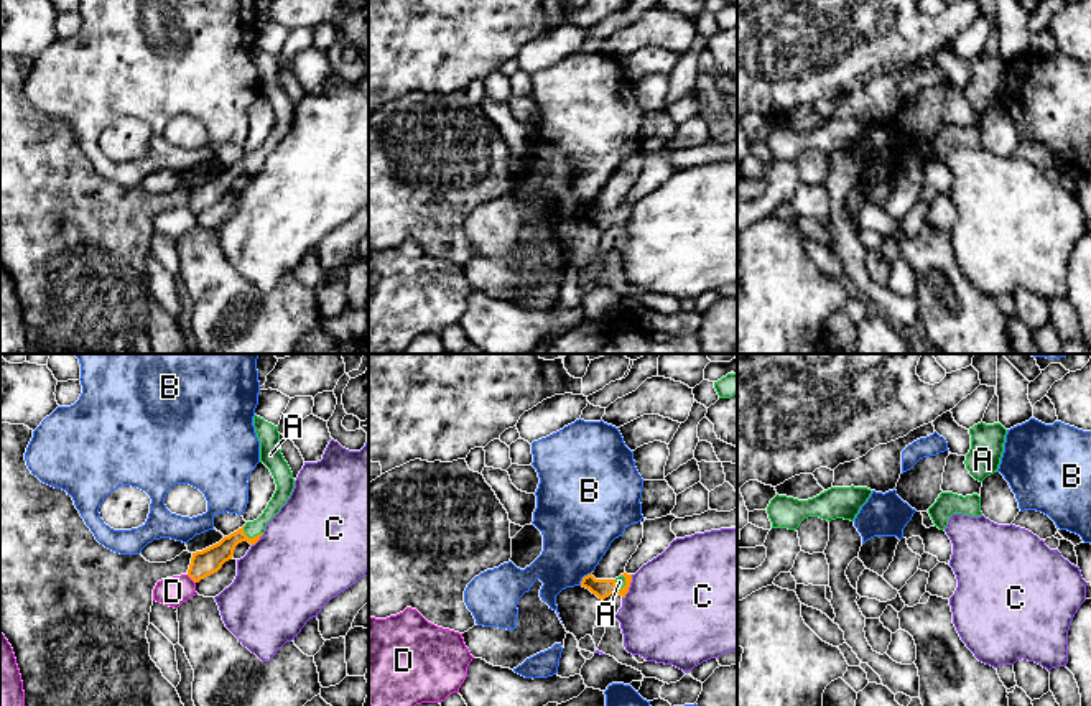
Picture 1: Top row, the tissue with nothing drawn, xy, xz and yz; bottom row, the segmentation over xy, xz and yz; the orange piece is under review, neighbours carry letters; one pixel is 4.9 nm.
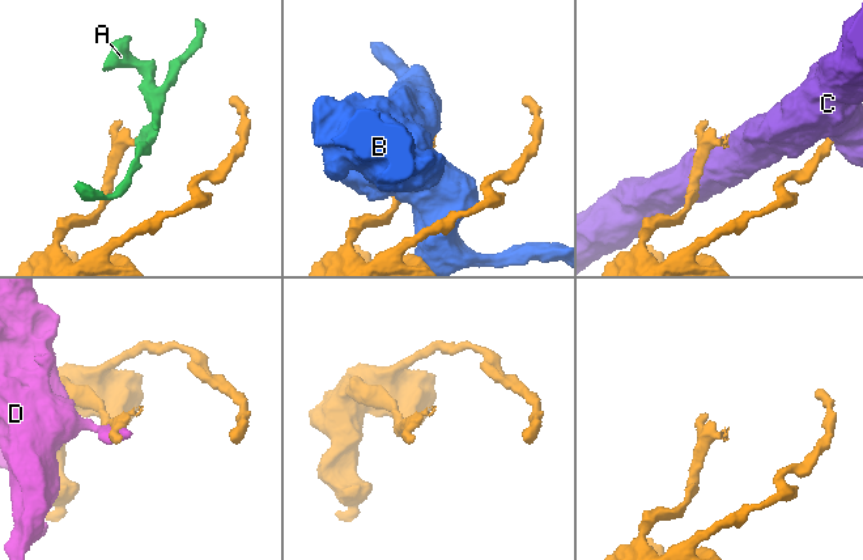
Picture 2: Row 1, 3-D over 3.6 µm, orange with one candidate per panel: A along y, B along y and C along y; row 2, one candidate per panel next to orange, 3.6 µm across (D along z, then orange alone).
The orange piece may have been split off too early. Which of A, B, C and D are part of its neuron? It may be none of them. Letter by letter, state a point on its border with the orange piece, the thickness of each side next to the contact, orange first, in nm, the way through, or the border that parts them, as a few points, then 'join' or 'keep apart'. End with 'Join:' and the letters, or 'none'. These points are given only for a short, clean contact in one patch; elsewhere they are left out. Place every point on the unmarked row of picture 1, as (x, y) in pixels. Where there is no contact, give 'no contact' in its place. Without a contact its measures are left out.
A: xy (250, 170) | 130/80 nm | across xy (208, 193), (234, 170), (250, 170), (252, 160) | join
B: xz (584, 208) | 100/360 nm | keep apart
C: xz (629, 218) | 100/500 nm | keep apart
D: xy (191, 209) | 130/140 nm | keep apart
Join: A

